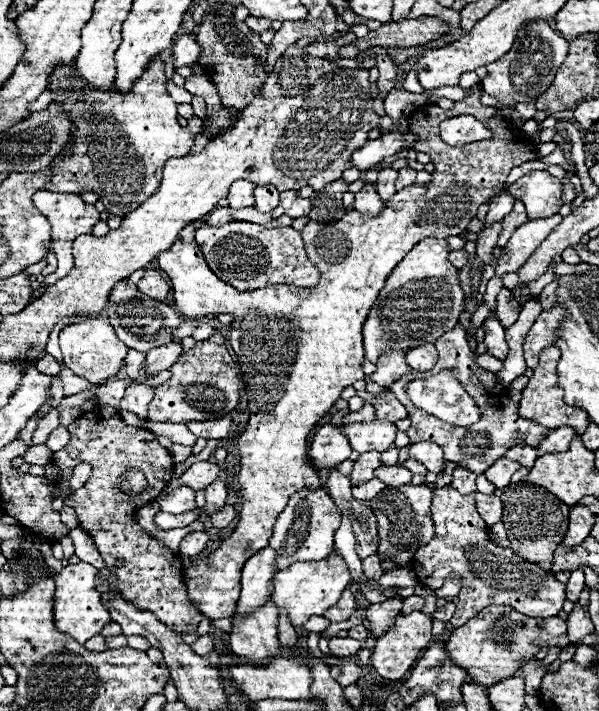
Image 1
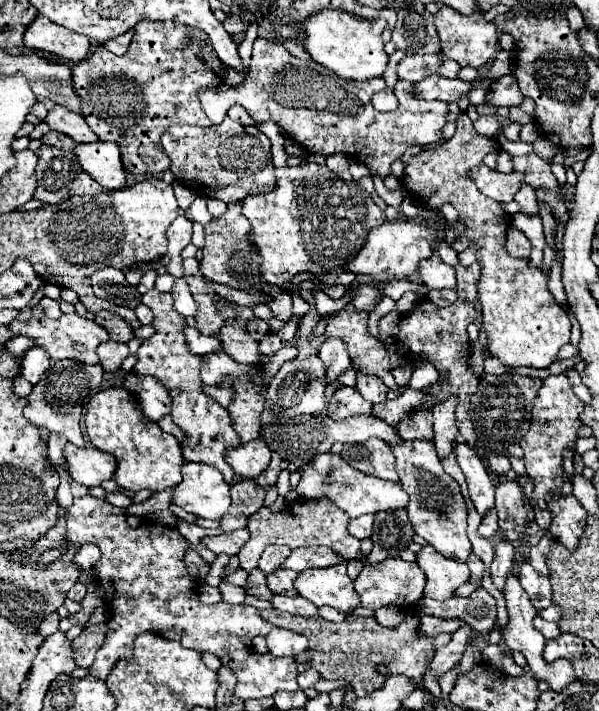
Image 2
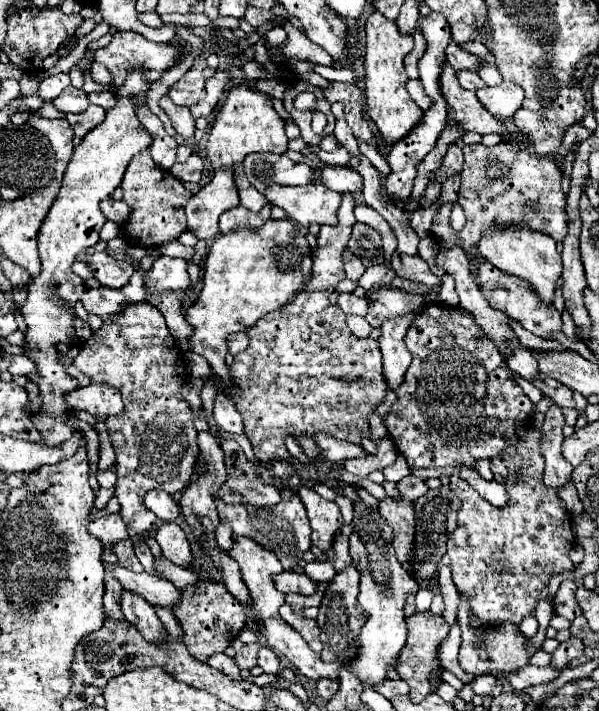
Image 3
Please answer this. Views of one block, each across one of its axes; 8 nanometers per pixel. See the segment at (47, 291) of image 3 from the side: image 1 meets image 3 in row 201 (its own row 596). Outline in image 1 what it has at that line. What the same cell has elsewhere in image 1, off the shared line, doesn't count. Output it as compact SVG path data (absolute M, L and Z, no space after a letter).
M84 562L68 564L68 566L64 566L64 570L58 576L54 576L54 580L56 580L54 622L60 632L70 634L76 642L84 644L88 638L100 634L108 622L112 622L110 612L104 606L102 592L96 588L98 580L100 580L98 568L92 568L90 564L84 564Z

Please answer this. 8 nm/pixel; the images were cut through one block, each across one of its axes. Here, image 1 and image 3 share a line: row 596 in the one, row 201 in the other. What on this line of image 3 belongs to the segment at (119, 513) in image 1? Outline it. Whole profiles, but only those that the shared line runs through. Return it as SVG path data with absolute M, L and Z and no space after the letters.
M148 148L130 160L122 180L122 190L124 202L132 206L130 220L124 224L124 238L128 244L136 244L142 248L160 246L162 242L178 238L186 230L184 204L192 198L192 194L168 170L154 164Z

